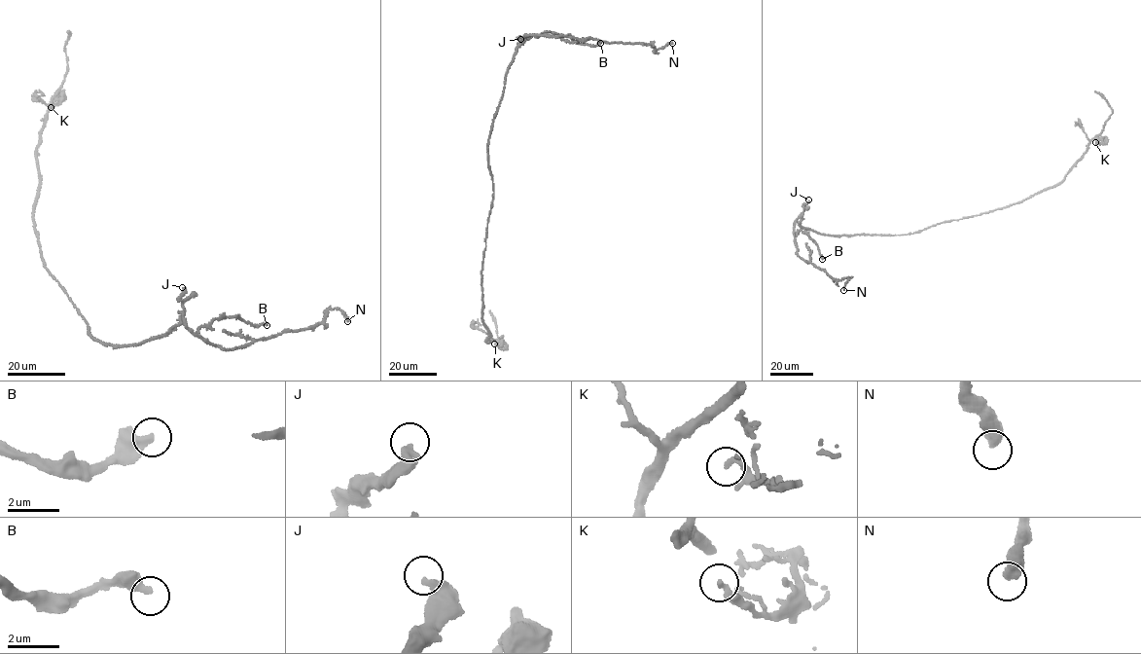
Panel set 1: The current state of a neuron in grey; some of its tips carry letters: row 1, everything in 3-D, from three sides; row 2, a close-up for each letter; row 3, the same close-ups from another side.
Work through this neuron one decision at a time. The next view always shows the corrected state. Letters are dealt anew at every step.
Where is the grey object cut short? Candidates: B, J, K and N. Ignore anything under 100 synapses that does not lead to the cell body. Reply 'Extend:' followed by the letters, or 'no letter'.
Extend: no letter

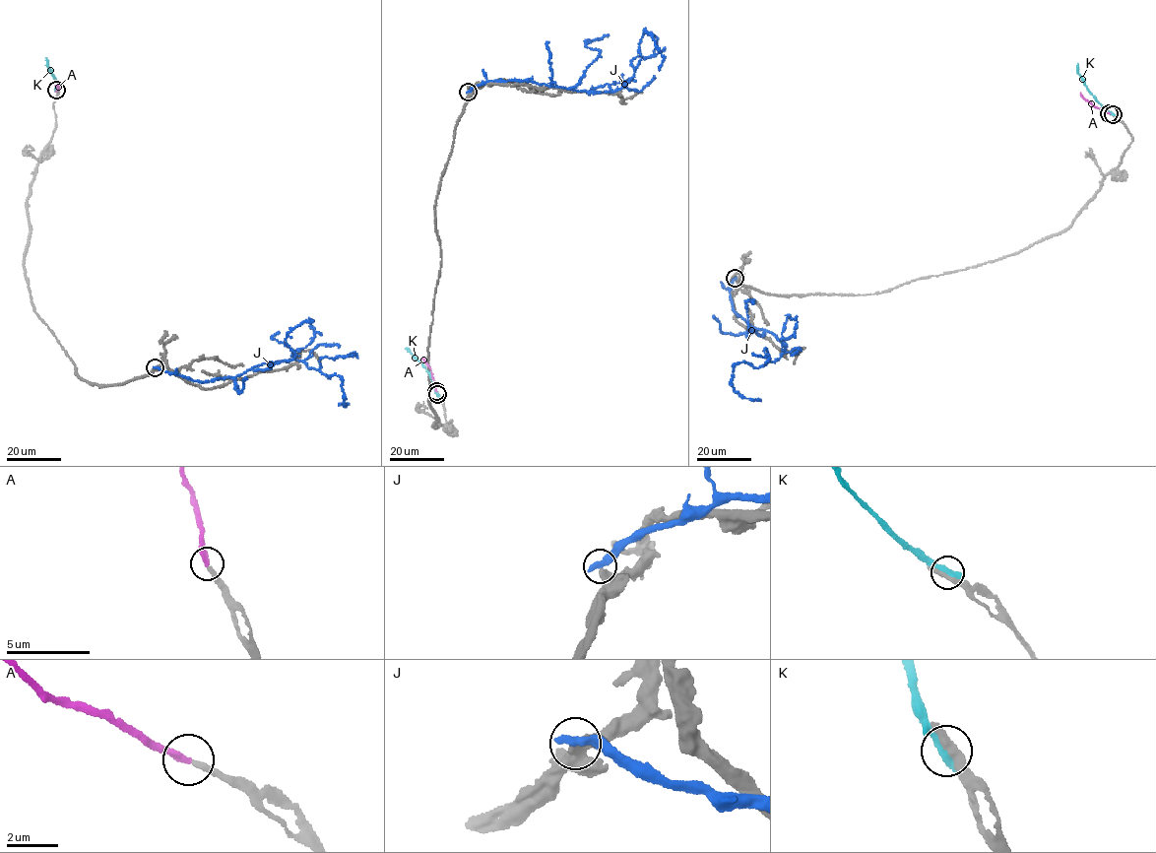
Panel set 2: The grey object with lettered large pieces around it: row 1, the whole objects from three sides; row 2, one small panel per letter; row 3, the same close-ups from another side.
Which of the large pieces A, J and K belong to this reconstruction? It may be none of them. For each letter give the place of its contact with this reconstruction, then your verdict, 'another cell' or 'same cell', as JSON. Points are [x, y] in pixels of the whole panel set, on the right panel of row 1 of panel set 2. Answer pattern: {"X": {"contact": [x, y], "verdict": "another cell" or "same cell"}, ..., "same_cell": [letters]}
{"A": {"contact": [1109, 113], "verdict": "same cell"}, "J": {"contact": [735, 278], "verdict": "another cell"}, "K": {"contact": [1113, 114], "verdict": "another cell"}, "same_cell": ["A"]}

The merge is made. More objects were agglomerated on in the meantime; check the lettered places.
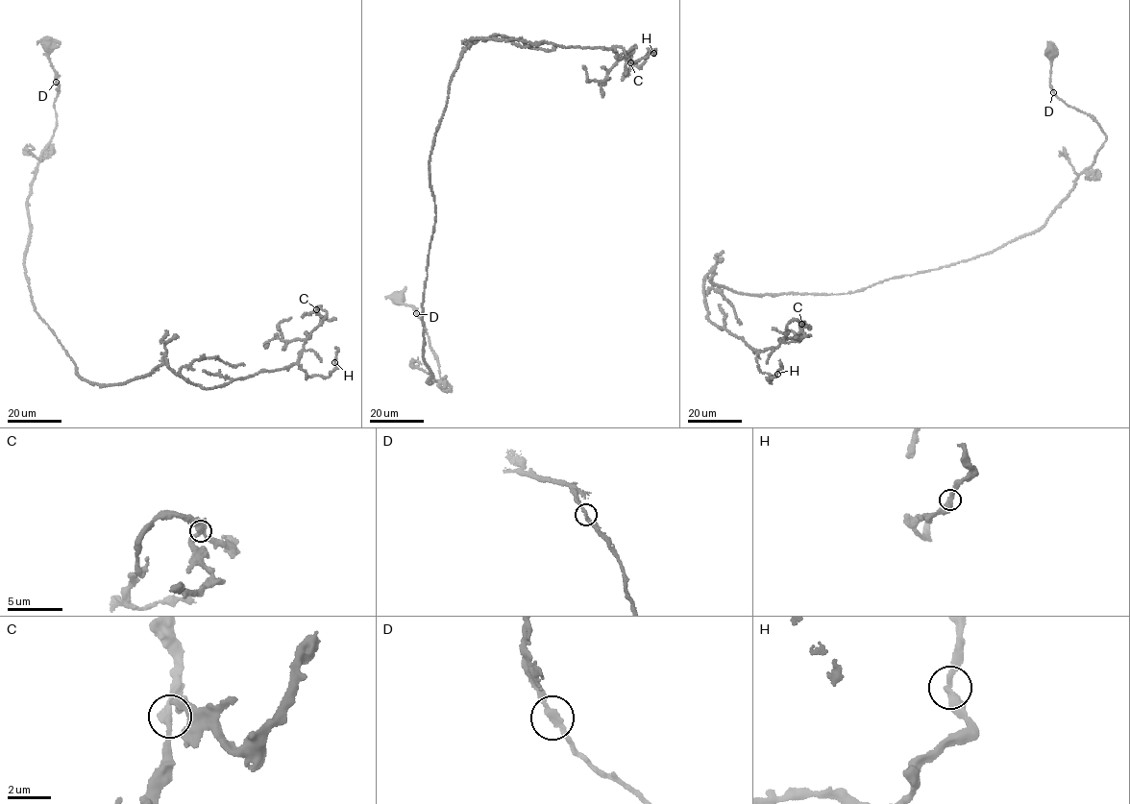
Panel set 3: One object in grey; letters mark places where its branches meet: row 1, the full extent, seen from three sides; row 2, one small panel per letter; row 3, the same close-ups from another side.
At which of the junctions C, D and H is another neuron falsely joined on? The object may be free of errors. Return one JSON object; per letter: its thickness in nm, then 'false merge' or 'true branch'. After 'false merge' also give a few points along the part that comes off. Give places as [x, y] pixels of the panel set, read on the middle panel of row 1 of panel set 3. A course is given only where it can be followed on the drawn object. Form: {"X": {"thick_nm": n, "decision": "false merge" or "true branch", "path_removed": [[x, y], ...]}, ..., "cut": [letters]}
{"C": {"thick_nm": 300, "decision": "true branch"}, "D": {"thick_nm": 220, "decision": "true branch"}, "H": {"thick_nm": 360, "decision": "true branch"}, "cut": []}

